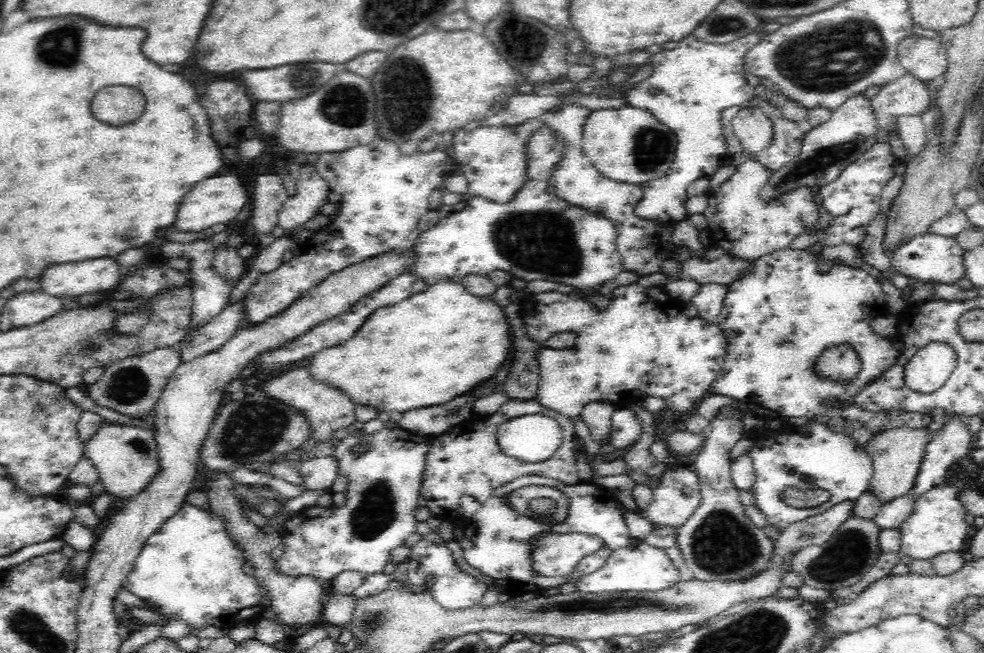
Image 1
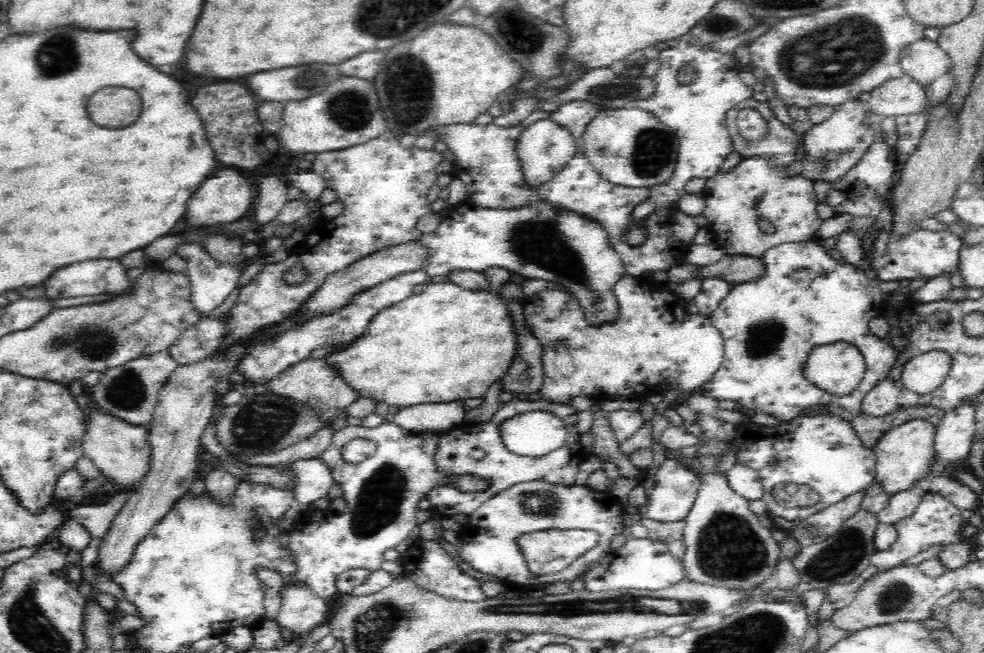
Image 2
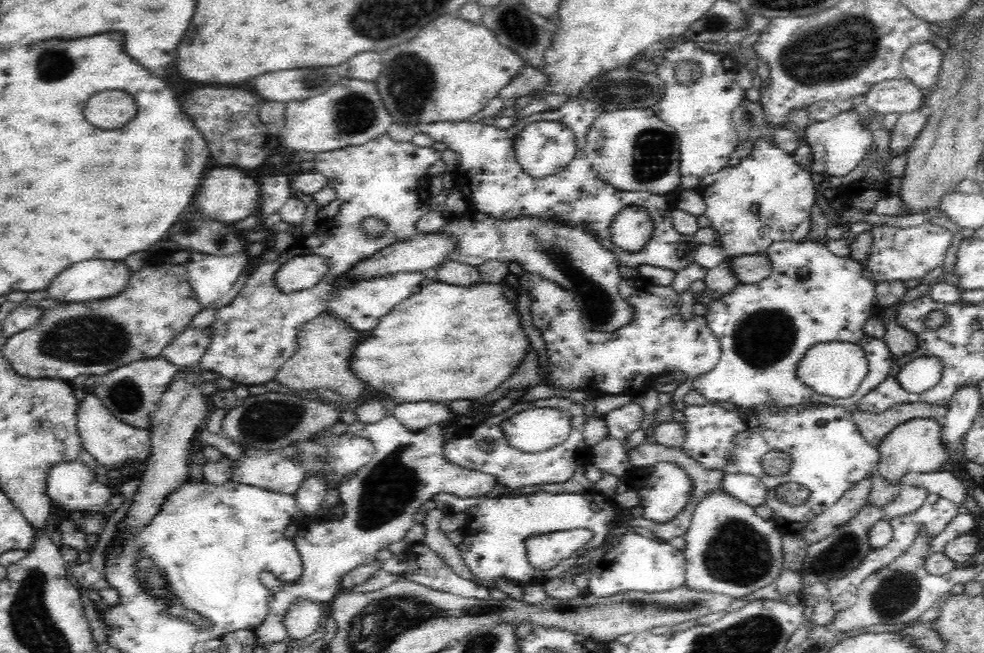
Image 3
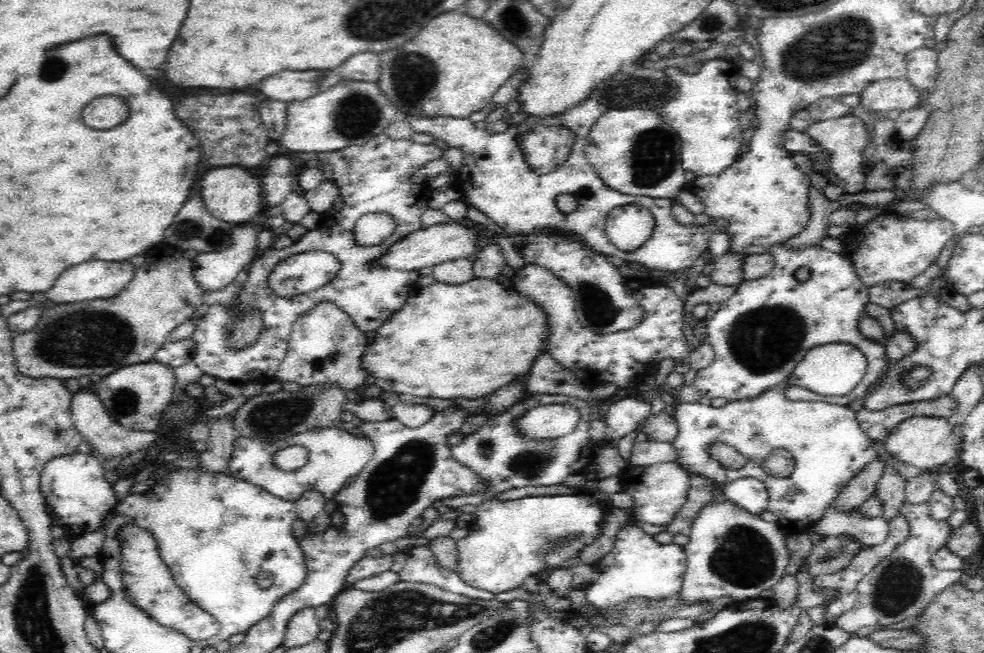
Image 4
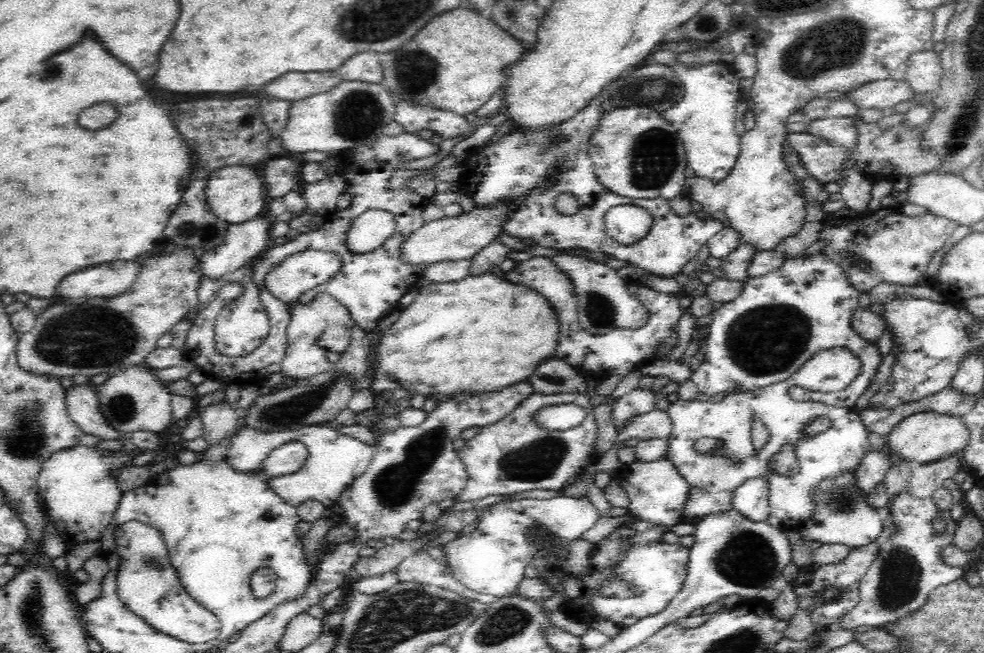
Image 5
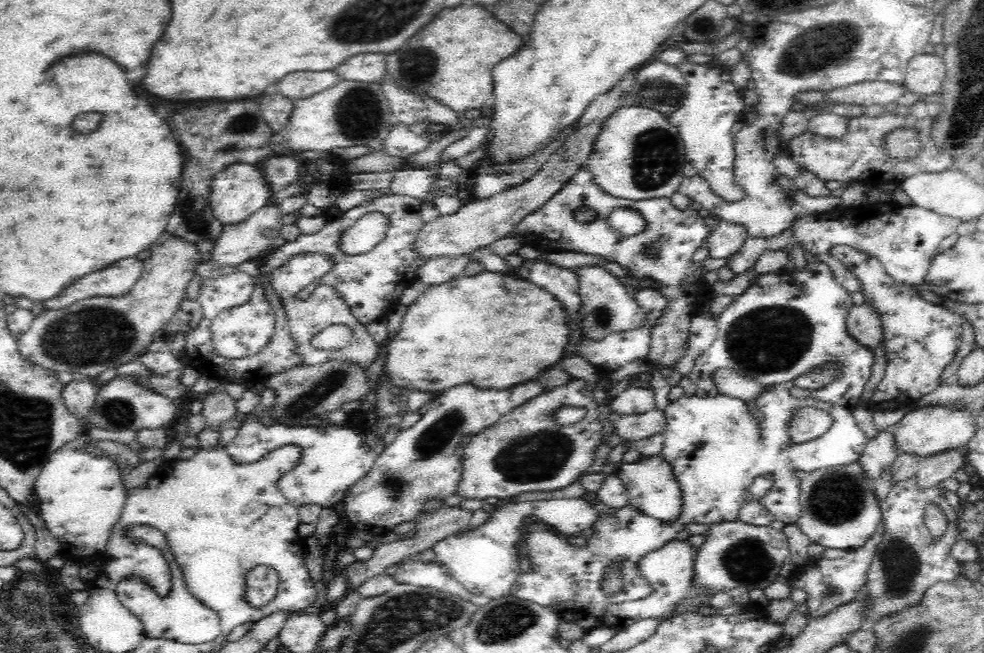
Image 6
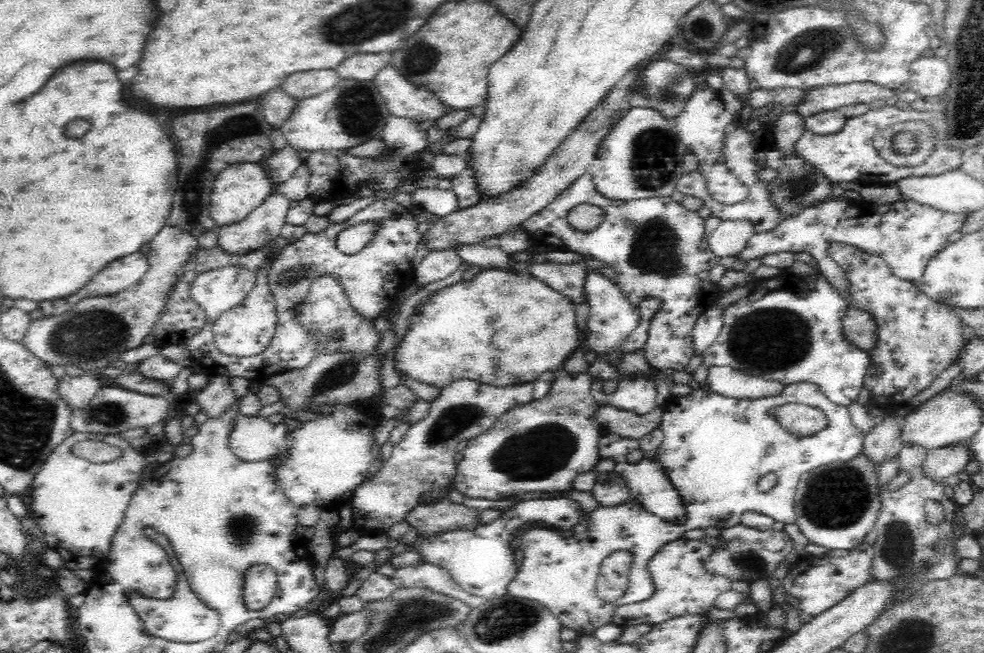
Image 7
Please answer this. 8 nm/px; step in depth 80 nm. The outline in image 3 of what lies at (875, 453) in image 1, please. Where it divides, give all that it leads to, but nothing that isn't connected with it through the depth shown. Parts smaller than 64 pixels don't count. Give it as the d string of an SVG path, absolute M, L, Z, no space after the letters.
M914 418L894 428L878 446L881 459L877 475L890 481L900 481L906 472L932 473L942 468L952 456L950 446L943 442L943 424L941 420Z

